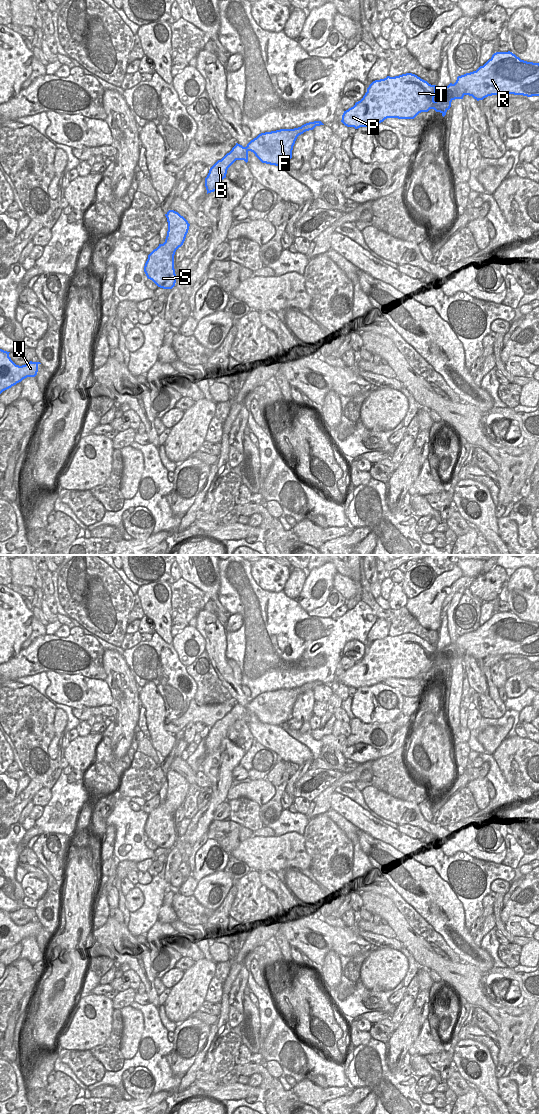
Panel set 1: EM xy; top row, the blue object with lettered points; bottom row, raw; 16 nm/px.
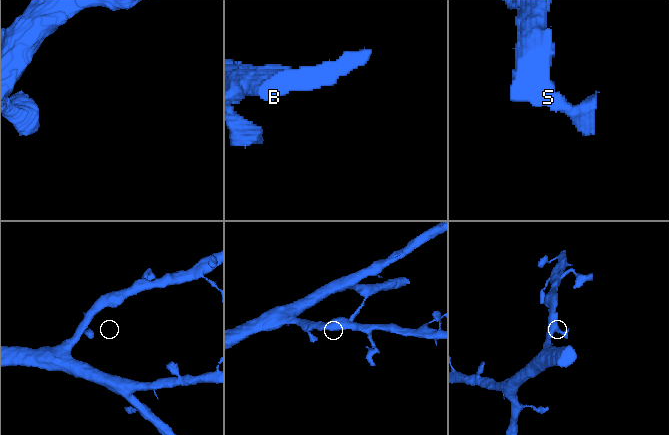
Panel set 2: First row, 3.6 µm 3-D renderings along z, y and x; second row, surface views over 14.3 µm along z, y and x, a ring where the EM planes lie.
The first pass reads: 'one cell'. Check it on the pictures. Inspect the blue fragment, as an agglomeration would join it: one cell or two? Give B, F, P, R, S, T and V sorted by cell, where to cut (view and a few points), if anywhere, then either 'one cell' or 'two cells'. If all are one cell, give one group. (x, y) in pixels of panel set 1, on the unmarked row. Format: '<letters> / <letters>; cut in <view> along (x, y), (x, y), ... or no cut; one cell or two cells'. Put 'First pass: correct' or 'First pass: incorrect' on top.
First pass: correct
B F P R S T V; no cut; one cell

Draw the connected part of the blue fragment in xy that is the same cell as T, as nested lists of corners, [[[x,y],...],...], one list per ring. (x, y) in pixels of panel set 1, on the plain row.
[[[496,612],[476,631],[458,636],[454,644],[440,651],[435,660],[436,645],[431,645],[415,634],[406,633],[395,637],[373,641],[367,648],[363,658],[344,671],[341,682],[347,687],[369,687],[383,682],[387,678],[414,679],[421,672],[434,669],[444,677],[455,659],[463,659],[465,655],[472,656],[477,661],[492,655],[523,655],[539,656],[539,623],[521,620],[512,612]]]

